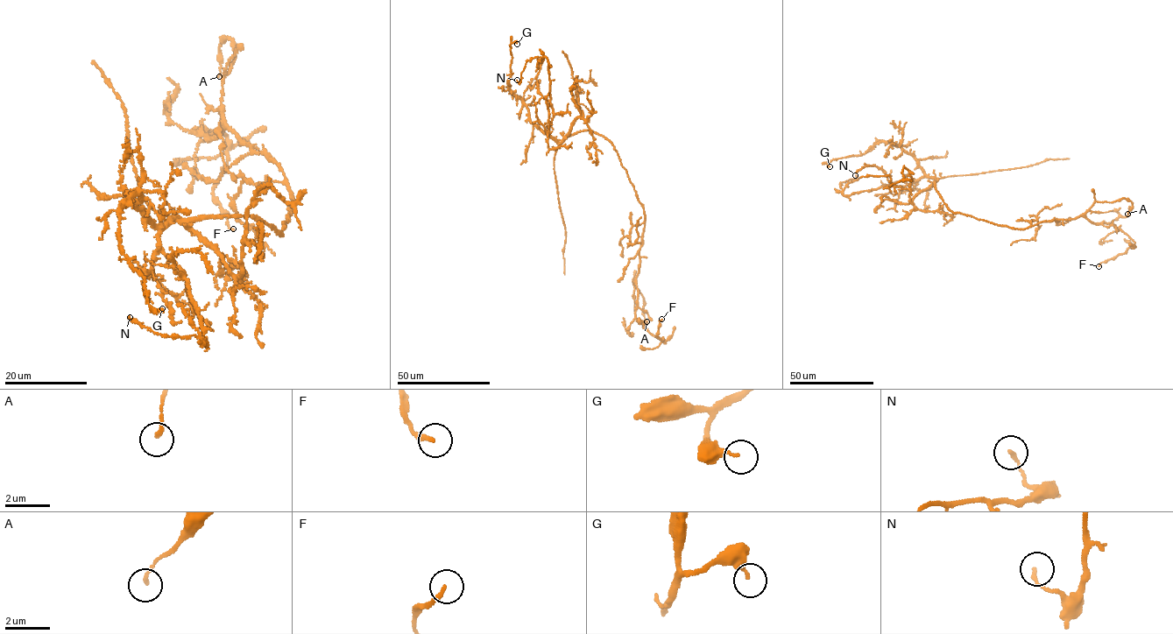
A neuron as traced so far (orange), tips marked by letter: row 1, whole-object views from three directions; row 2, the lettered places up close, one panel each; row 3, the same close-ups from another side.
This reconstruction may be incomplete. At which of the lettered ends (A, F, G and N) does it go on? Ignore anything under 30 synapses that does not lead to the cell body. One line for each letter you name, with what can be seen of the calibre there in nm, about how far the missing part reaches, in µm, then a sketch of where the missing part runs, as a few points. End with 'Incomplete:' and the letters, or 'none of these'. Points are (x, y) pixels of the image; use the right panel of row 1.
Incomplete: none of these

